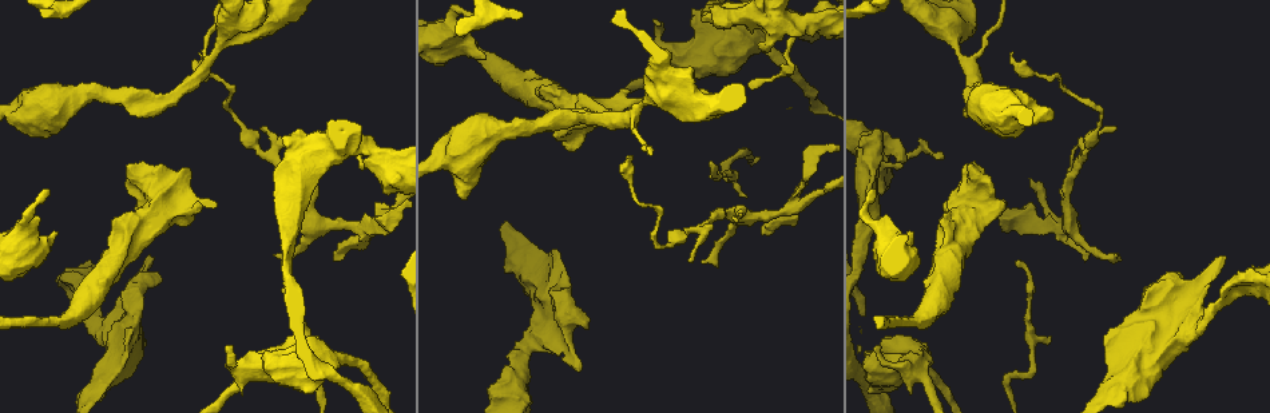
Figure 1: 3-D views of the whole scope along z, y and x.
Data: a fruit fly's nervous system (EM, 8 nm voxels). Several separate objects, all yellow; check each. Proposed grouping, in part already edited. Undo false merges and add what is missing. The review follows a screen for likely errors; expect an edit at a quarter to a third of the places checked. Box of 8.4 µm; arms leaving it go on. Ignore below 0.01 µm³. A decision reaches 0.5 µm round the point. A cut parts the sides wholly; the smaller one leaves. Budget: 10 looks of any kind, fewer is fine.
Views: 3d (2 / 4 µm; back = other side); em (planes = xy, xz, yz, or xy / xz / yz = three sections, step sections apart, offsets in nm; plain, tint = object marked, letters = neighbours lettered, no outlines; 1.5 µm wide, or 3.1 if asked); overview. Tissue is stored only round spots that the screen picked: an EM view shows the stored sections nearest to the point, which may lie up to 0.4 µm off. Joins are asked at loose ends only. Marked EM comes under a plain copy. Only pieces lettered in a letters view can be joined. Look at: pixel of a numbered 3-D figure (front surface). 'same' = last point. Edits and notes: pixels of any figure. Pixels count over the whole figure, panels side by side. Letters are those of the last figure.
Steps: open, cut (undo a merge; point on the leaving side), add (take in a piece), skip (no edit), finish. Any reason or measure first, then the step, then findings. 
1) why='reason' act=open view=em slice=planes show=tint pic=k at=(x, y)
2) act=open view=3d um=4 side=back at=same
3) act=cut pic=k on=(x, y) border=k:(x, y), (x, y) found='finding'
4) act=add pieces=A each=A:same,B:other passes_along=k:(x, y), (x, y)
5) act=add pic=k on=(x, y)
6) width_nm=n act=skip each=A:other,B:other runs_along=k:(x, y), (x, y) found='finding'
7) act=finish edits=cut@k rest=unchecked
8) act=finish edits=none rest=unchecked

why='calibre changes' act=open view=3d um=4 pic=1 at=(121, 356)

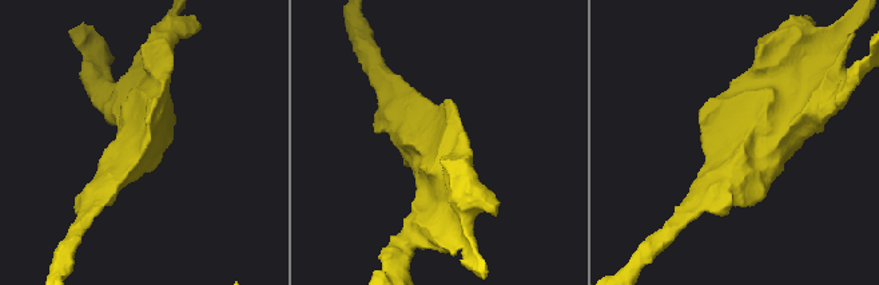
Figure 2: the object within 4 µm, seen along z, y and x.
why='need the tissue' act=open view=em slice=xy step=4 show=tint pic=2 at=(754, 138)

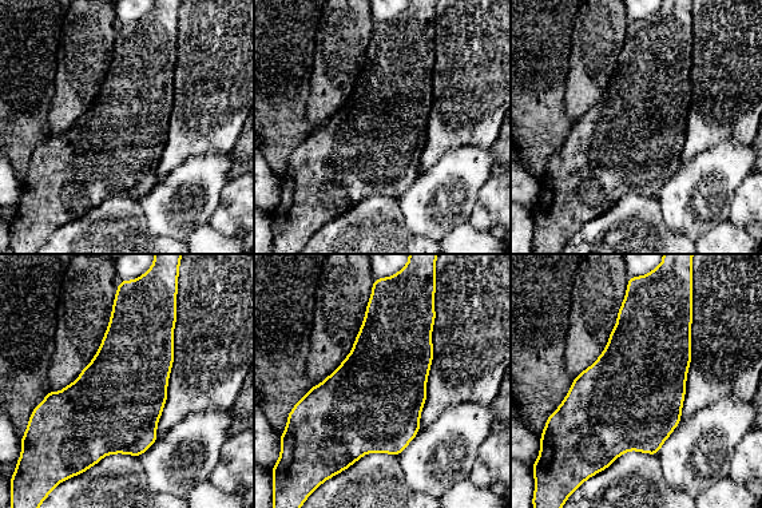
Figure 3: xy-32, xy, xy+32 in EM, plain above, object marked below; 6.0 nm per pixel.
act=open view=em slice=xy step=4 show=letters at=same

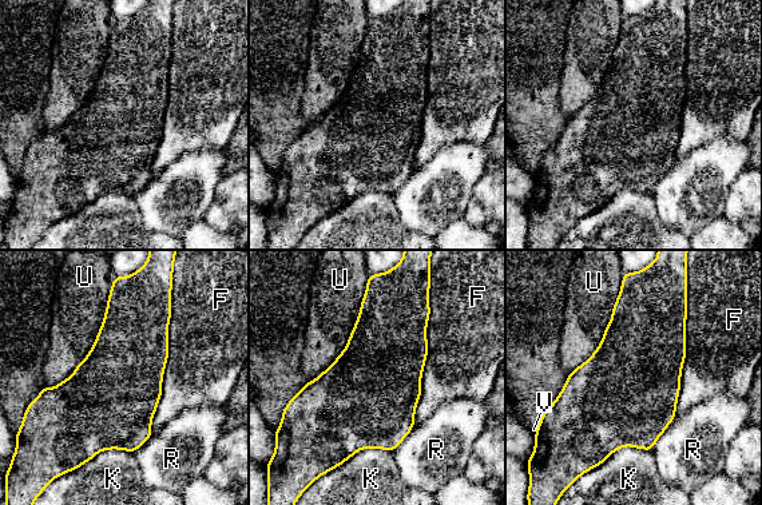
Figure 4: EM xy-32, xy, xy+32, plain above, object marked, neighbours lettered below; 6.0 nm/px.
width_nm=550 act=skip each=F:other,K:other,R:other,U:other,V:other border=4:(110, 290), (87, 356), (44, 388) found='continuous, no second neuron'

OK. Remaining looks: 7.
why='four or more arms meet' act=open view=em slice=xy step=4 show=letters pic=1 at=(794, 206)

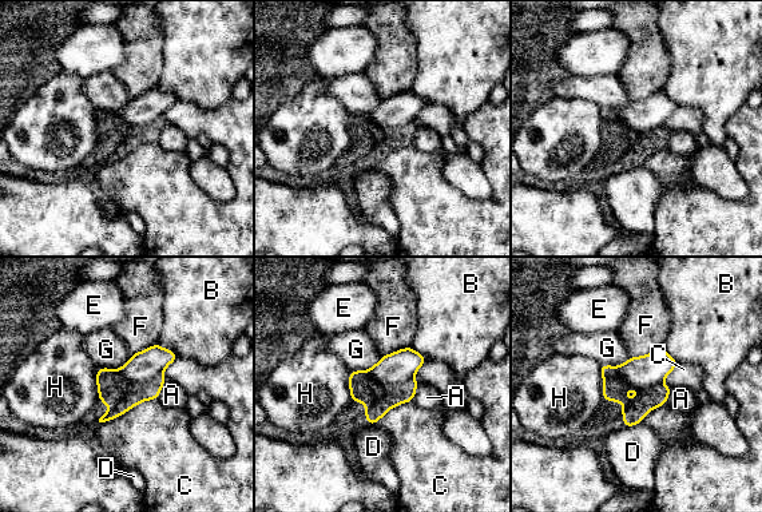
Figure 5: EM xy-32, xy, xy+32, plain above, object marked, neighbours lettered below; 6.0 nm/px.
width_nm=260 act=cut pic=5 on=(378, 400) each=A:other,B:other,C:other,D:other,E:other,F:other,G:other,H:other border=5:(365, 372), (384, 387), (412, 378) found='two neurons meet here'

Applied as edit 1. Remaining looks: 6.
act=open view=em slice=xz step=4 show=tint pic=1 at=(1218, 258)

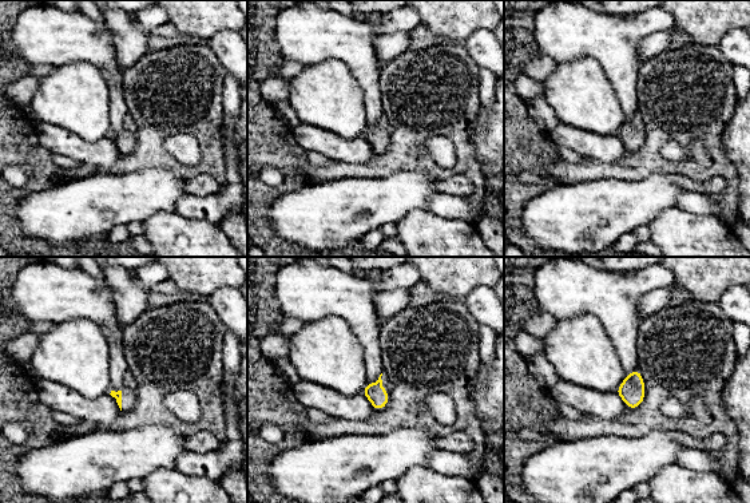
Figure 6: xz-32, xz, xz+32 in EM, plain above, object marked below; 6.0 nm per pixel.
act=open view=em slice=planes show=letters at=same

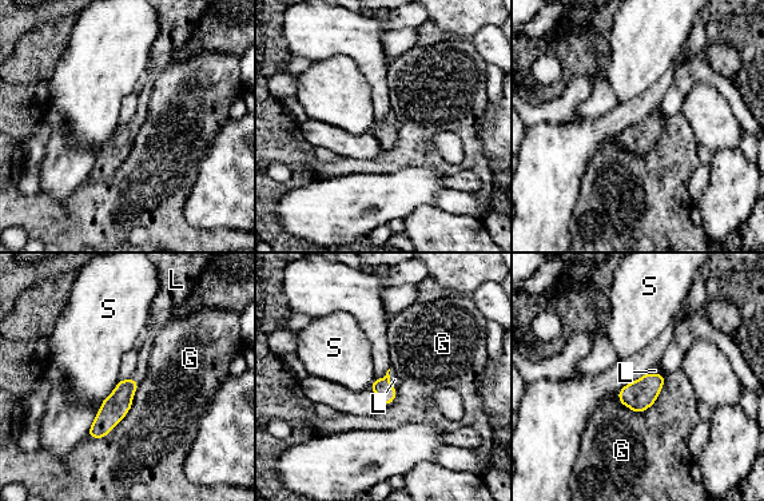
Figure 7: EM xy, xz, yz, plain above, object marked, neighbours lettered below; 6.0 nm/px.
act=add pieces=L each=G:other,L:same,S:other passes_along=7:(385, 392), (389, 380), (394, 380) found='the neuron continues'

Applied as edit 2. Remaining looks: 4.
act=finish edits=cut@5,add@7 rest=unchecked

